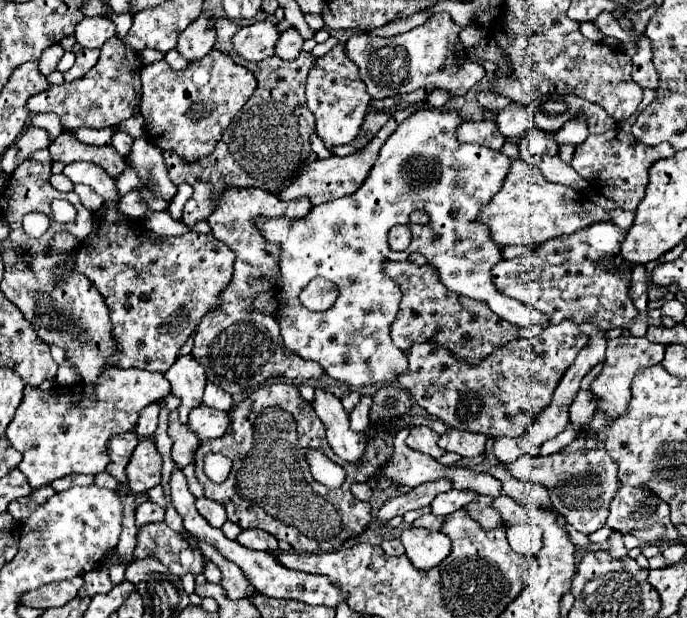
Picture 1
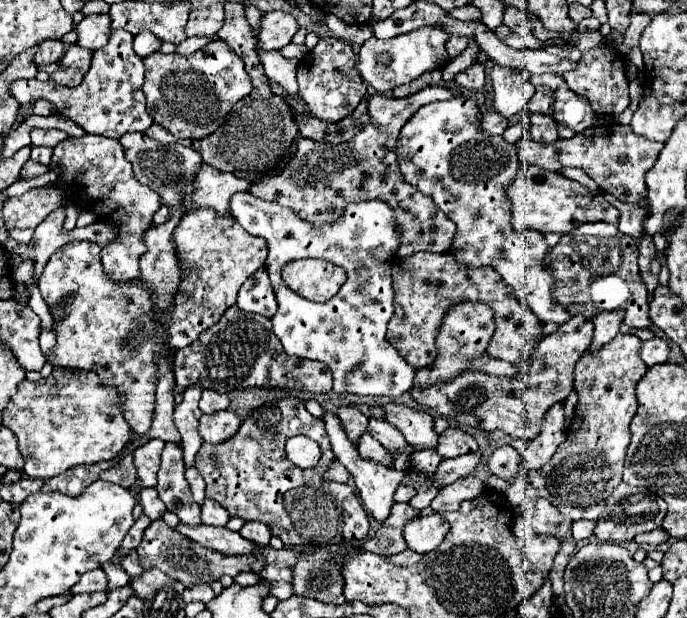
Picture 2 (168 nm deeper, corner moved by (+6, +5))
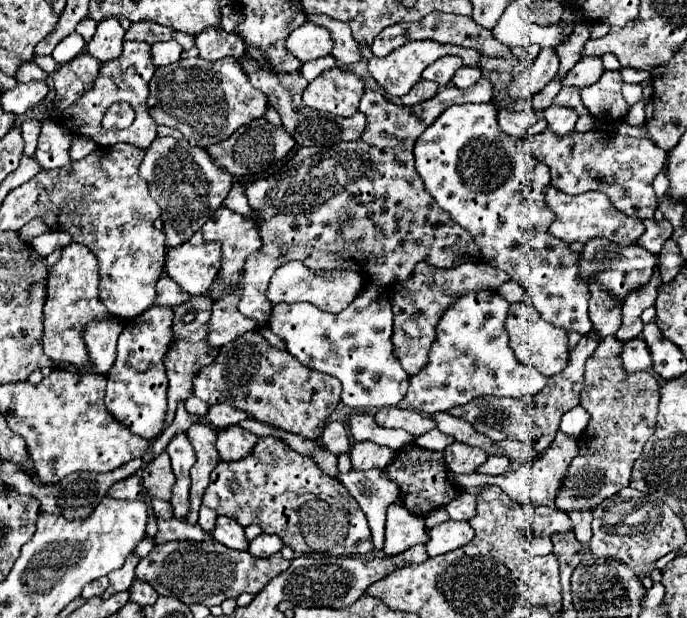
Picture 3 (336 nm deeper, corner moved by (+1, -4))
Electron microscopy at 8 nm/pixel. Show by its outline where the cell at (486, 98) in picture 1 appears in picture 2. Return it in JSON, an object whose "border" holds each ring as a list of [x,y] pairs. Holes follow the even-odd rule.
{"border":[[[473,63],[471,67],[467,67],[463,73],[459,73],[455,77],[455,83],[463,89],[469,89],[469,91],[483,89],[485,87],[485,73],[481,69],[483,69],[481,63]]]}

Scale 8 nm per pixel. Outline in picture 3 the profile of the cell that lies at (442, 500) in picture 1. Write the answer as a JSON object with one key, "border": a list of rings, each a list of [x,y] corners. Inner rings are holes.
{"border":[[[462,492],[450,504],[444,506],[452,520],[470,520],[476,514],[476,496],[470,492]]]}

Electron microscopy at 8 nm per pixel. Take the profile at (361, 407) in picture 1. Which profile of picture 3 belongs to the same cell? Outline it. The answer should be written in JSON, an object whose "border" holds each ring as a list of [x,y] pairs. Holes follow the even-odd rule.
{"border":[[[350,470],[338,476],[338,480],[356,498],[362,512],[366,514],[370,530],[372,530],[374,550],[382,550],[386,510],[390,504],[394,504],[394,500],[400,498],[398,484],[382,476],[382,470],[368,470],[368,472]]]}

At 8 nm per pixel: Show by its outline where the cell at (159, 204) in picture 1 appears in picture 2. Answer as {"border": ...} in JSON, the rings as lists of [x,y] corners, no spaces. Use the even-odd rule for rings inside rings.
{"border":[[[83,135],[79,139],[69,137],[57,143],[57,147],[53,147],[51,165],[57,163],[63,165],[61,175],[67,177],[67,185],[69,185],[67,201],[73,203],[71,193],[87,193],[91,199],[91,209],[97,211],[97,219],[121,227],[121,237],[115,243],[103,247],[101,251],[105,273],[109,273],[115,281],[129,281],[141,277],[139,255],[147,251],[147,247],[141,243],[141,233],[151,225],[153,215],[163,205],[161,197],[133,177],[131,163],[125,159],[123,147],[117,139],[109,139],[103,135]],[[77,171],[81,171],[85,179],[75,179]]]}

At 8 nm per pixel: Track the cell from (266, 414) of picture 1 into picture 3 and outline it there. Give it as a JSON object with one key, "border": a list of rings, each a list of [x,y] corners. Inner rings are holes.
{"border":[[[260,438],[254,452],[238,462],[222,462],[212,472],[212,482],[208,484],[202,504],[216,510],[216,514],[234,518],[242,526],[258,524],[266,534],[276,534],[290,546],[296,554],[324,552],[332,556],[352,556],[368,554],[374,550],[370,540],[368,520],[358,508],[358,502],[346,492],[346,488],[336,480],[326,476],[312,458],[300,456],[280,438]]]}

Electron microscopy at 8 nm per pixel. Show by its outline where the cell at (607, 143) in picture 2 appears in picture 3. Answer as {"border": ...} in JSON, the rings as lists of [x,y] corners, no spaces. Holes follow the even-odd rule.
{"border":[[[546,128],[544,132],[532,136],[528,140],[532,154],[544,162],[550,168],[550,176],[552,176],[552,186],[566,192],[566,194],[584,194],[590,190],[598,190],[604,192],[610,202],[614,204],[614,208],[618,208],[620,212],[634,216],[634,218],[654,218],[656,206],[658,206],[658,198],[654,194],[652,182],[656,178],[656,174],[662,170],[664,162],[666,162],[666,152],[662,148],[658,148],[652,140],[646,138],[632,138],[632,136],[606,136],[598,130],[592,132],[570,132],[566,136],[554,136],[554,132],[550,132],[550,128]]]}

